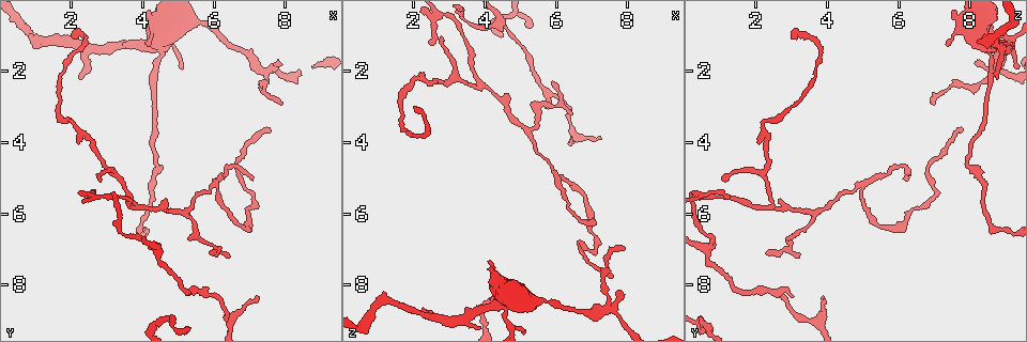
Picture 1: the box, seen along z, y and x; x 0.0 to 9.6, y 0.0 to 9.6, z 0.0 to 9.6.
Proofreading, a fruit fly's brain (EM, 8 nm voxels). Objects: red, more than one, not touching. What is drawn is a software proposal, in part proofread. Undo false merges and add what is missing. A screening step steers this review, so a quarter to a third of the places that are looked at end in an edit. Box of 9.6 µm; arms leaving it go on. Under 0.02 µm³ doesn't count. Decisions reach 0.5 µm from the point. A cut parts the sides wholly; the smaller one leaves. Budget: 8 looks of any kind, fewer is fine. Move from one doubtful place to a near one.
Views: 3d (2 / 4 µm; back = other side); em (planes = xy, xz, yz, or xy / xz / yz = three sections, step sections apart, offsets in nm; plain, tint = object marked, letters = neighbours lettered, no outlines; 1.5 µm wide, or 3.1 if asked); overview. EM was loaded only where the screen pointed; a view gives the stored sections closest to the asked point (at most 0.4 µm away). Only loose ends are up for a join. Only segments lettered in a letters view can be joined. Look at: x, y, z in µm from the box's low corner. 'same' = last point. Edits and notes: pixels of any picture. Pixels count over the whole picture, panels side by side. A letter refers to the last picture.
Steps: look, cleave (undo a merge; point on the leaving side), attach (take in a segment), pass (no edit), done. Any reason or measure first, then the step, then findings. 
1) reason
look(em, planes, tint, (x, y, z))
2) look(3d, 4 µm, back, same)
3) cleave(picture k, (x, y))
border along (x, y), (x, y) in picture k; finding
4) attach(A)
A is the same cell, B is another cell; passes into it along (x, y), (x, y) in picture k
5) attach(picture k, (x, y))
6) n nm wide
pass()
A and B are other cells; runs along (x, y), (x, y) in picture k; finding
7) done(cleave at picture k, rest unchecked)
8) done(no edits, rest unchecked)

branch stops here
look(em, planes, tint, (5.75, 8.35, 3.00))

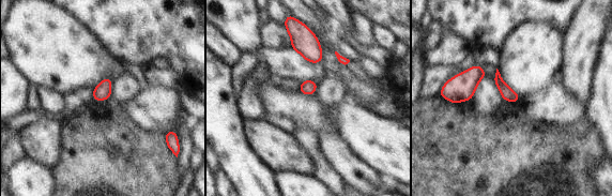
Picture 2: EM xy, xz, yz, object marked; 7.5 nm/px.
look(em, planes, letters, same)

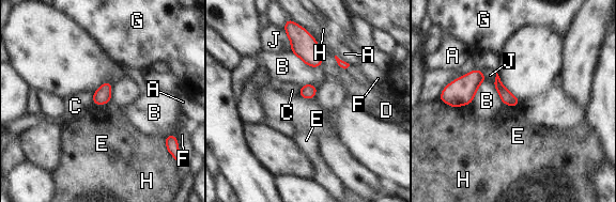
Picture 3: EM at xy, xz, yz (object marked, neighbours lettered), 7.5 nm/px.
100 nm wide
pass()
A, B, C, D, E, F, G, H and J are other cells; border along (442, 102), (455, 107), (472, 103) in picture 3; none of them fits

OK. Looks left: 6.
free end
look(3d, 2 µm, (2.70, 5.05, 1.00))

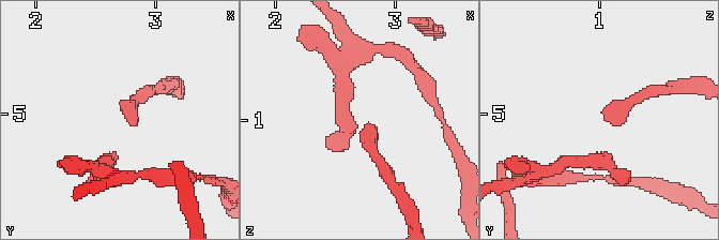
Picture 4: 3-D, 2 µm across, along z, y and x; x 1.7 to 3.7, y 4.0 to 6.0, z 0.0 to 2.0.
now the EM
look(em, yz, step 8, letters, (2.76, 5.00, 1.04))

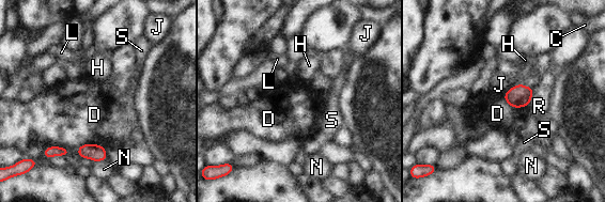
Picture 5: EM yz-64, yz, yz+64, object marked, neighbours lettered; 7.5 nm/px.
D touches over 200 nm
pass()
C, D, H, J, L, N, R and S are other cells; no lettered segment goes on from it

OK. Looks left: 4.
thin neck
look(3d, 4 µm, back, (5.75, 0.70, 8.45))

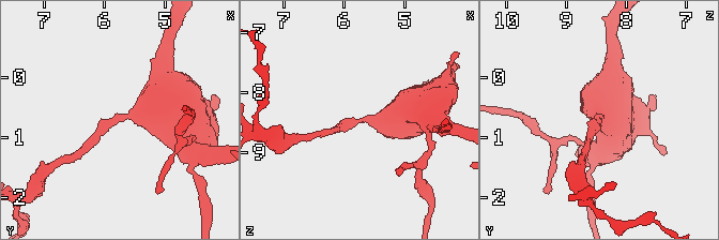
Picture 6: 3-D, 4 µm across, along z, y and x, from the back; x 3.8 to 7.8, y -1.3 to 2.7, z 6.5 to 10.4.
now the EM
look(em, xy, step 4, tint, (5.70, 0.60, 8.40))

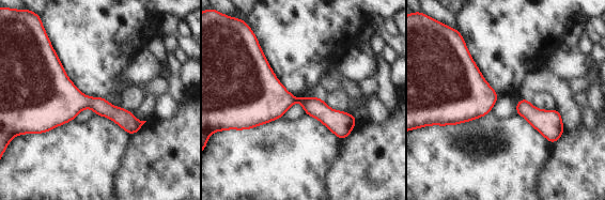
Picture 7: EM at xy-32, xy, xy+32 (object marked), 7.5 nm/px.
look(em, planes, letters, same)

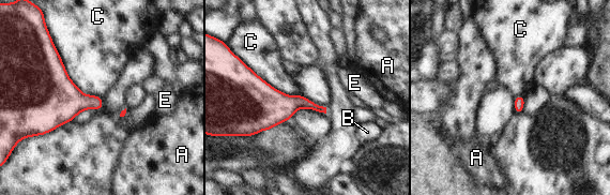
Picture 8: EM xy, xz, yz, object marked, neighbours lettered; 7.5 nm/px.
pass()
A, B, C and E are other cells; border along (51, 41), (67, 77), (101, 96) in picture 8; all the same neuron

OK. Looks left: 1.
abrupt turn
look(em, planes, letters, (2.00, 3.50, 2.25))

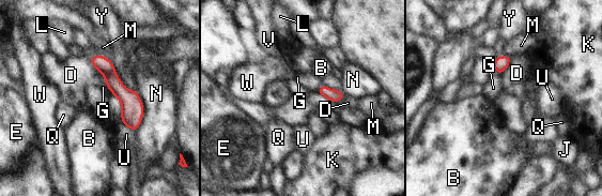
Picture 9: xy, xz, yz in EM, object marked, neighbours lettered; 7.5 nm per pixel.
110 nm wide
pass()
B, D, E, G, J, K, L, M, N, Q, U, V, W and Y are other cells; border along (512, 57), (502, 74) in picture 9; all the same neuron

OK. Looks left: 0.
done(no edits, rest unchecked)

